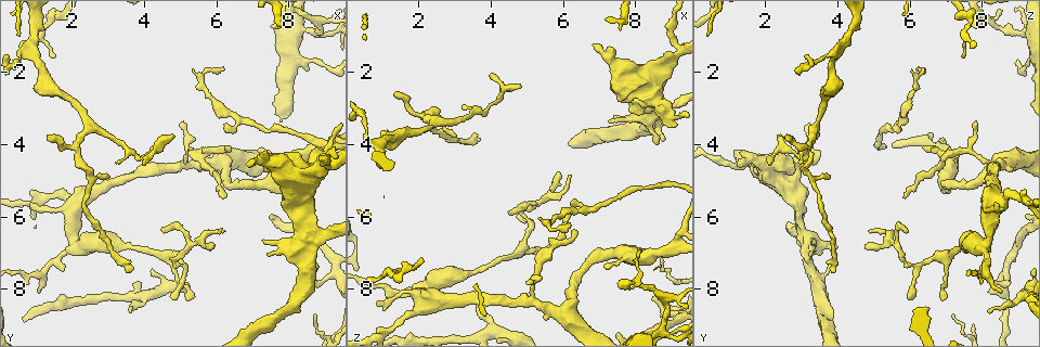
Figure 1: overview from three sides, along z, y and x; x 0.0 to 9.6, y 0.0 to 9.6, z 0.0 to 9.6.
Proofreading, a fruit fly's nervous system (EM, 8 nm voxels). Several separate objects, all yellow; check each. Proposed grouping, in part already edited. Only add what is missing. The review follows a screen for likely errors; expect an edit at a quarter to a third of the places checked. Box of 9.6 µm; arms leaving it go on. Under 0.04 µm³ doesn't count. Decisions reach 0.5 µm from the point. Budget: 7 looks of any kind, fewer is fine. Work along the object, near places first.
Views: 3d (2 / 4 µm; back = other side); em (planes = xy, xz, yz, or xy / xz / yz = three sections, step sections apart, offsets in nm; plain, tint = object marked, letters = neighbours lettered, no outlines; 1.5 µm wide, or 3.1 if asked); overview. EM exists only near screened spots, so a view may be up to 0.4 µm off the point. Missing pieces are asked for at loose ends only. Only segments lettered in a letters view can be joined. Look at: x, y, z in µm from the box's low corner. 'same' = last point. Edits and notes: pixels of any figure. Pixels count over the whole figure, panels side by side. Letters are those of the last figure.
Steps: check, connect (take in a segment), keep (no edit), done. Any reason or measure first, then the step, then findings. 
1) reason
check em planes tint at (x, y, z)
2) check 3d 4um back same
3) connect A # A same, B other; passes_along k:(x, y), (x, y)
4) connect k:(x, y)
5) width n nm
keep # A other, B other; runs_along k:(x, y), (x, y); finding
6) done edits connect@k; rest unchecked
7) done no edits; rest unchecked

an open end
check em planes letters at (1.30, 3.80, 2.60)

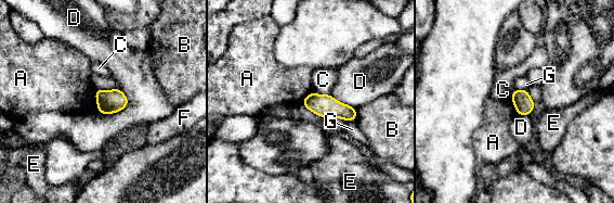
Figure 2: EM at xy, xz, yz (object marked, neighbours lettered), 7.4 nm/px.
longest_contact D 240 nm
keep # A other, B other, C other, D other, E other, F other, G other; border 2:(94, 90), (99, 111); none of them fits

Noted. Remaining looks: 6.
an open end
check 3d 2um at (1.00, 8.10, 8.65)

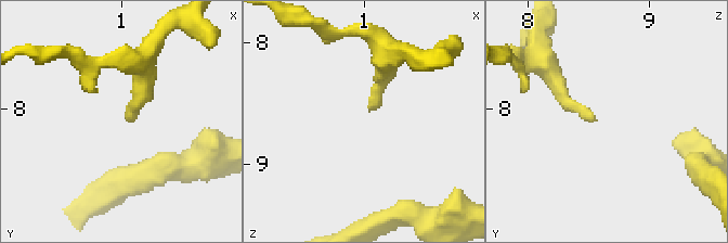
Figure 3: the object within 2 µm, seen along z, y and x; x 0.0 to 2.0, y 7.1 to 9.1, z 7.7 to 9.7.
check em planes plain at (1.08, 8.08, 8.56)

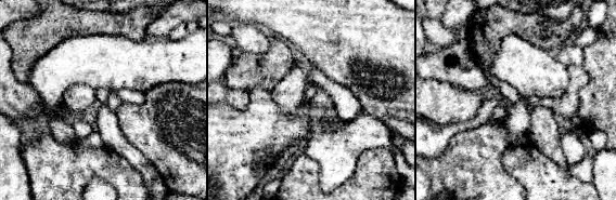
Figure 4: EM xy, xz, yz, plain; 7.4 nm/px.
check em planes letters same

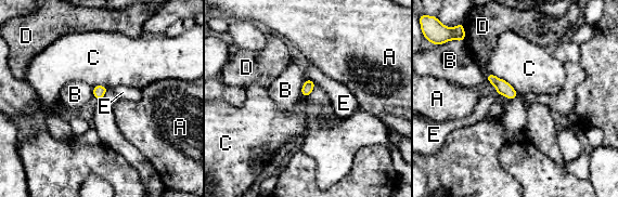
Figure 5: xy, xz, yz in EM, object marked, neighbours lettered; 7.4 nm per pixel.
keep # A other, B other, C other, D other, E other; border 5:(489, 71), (504, 79), (517, 93); none of them fits

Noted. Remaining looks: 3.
branch stops here
check em planes letters at (3.65, 8.60, 8.20)

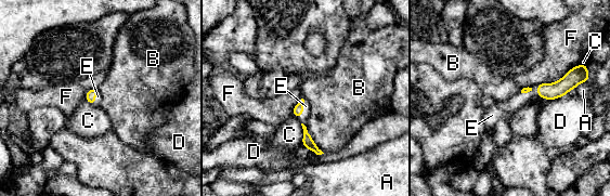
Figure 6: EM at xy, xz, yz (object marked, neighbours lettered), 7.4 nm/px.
connect E # A other, B other, C other, D other, E same, F other; passes_along 6:(298, 109), (302, 109), (302, 118); the neuron continues

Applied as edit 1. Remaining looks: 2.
done edits connect@6; rest unchecked

